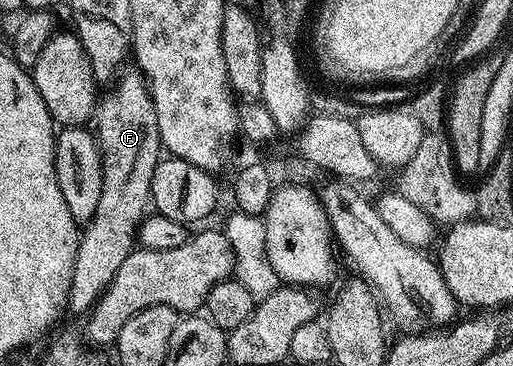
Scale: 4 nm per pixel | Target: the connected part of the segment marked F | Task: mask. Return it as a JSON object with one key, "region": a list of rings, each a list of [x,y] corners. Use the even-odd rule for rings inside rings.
{"region":[[[138,71],[129,72],[119,90],[109,100],[98,103],[93,120],[103,155],[101,199],[97,202],[97,210],[93,210],[93,218],[86,221],[82,229],[66,303],[68,309],[82,314],[90,313],[109,282],[113,282],[113,274],[117,274],[121,262],[133,251],[133,237],[151,204],[153,170],[157,170],[161,159],[157,114],[147,93],[147,82]]]}

